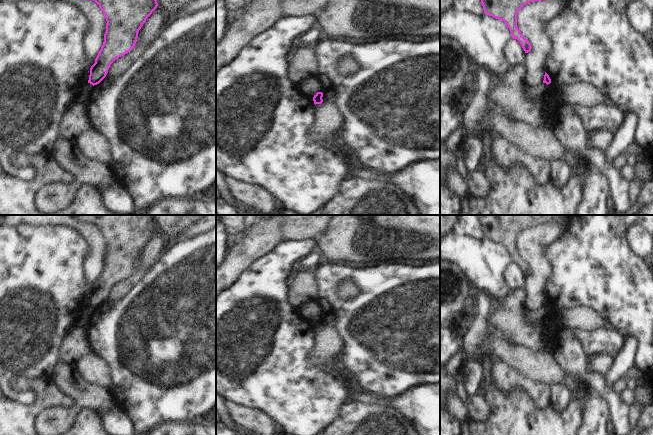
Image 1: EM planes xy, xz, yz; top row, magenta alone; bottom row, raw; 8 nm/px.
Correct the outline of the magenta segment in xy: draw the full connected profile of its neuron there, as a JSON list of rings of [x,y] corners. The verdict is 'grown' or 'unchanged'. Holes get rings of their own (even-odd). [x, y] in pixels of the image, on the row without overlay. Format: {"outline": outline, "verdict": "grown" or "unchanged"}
{"outline": [[[152,215],[72,216],[95,225],[107,245],[103,269],[90,292],[88,307],[94,310],[106,301],[116,283],[134,272],[139,254],[158,227]]], "verdict": "unchanged"}

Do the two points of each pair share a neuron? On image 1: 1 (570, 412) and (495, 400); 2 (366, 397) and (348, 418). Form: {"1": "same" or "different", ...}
{"1": "same", "2": "different"}

